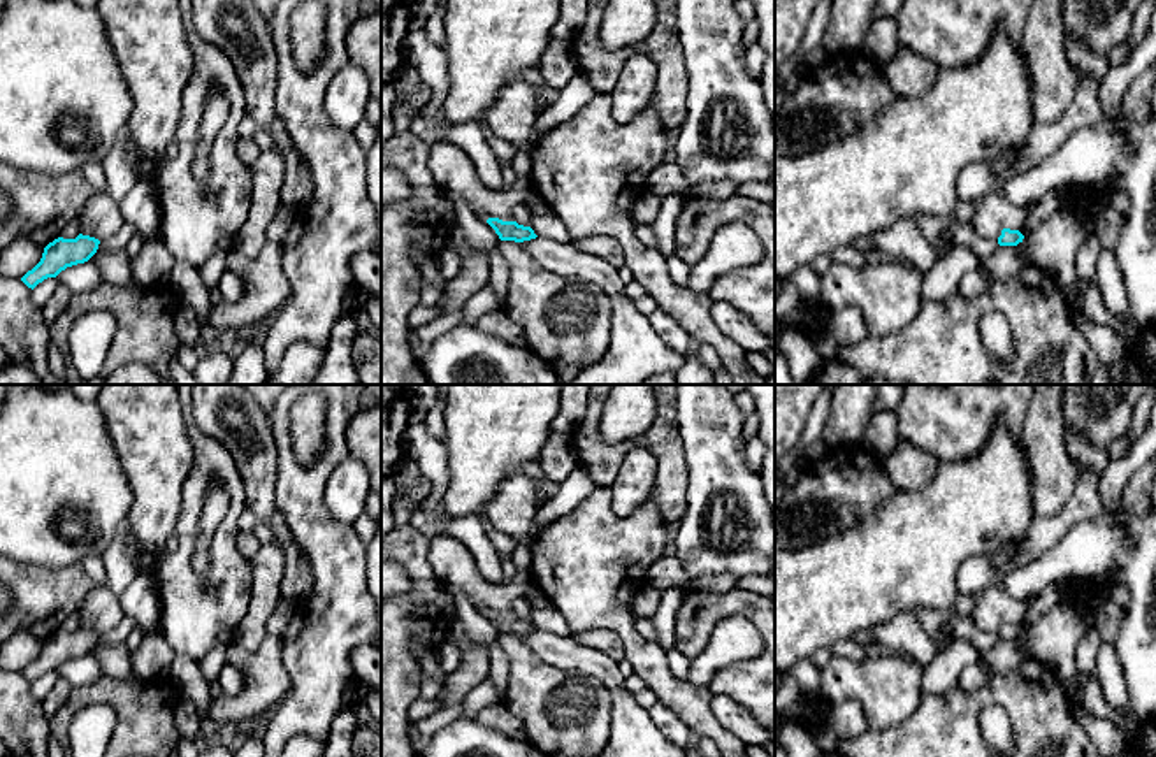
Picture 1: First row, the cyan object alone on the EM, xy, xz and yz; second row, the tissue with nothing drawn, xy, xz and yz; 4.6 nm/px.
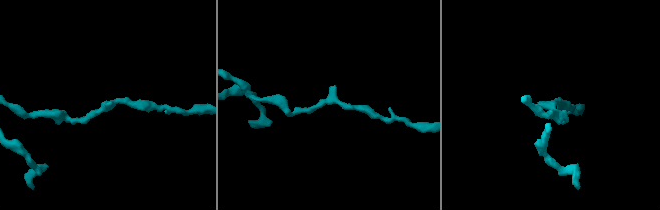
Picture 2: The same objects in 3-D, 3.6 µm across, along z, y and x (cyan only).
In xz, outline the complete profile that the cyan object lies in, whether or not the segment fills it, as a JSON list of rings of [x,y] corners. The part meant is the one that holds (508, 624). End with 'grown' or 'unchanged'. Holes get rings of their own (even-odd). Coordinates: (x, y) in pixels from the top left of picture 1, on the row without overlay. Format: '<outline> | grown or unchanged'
[[[517,597],[513,601],[511,615],[488,611],[487,616],[495,624],[501,634],[524,636],[538,631],[531,622],[531,606],[524,597]]] | grown

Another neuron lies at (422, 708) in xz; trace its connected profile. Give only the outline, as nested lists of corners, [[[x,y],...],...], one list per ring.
[[[439,694],[434,699],[418,697],[408,711],[408,720],[409,724],[425,720],[432,717],[434,713],[437,713],[441,708],[443,708],[443,694]]]

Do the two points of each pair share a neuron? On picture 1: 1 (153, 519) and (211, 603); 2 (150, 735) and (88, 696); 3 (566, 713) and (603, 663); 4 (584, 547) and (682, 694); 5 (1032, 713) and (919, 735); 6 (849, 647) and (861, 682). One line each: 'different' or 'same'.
1: different
2: same
3: different
4: same
5: same
6: different

